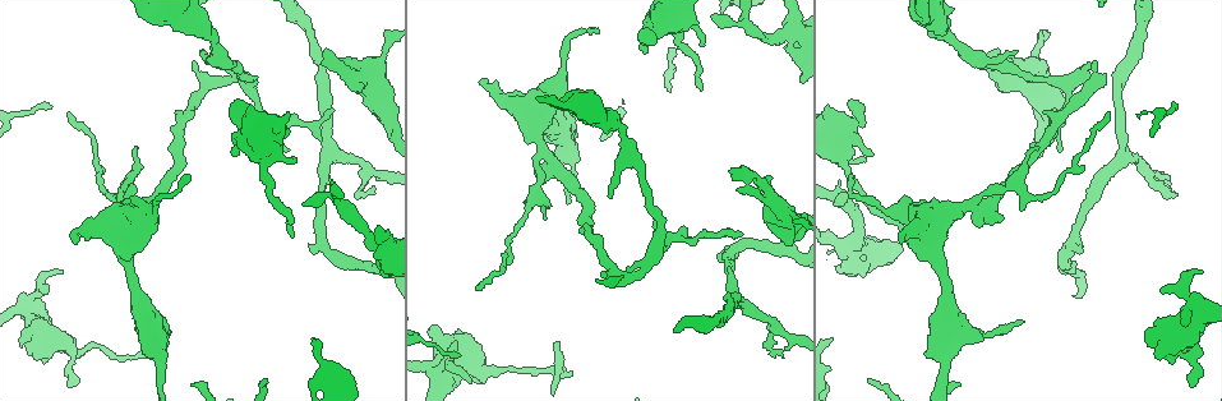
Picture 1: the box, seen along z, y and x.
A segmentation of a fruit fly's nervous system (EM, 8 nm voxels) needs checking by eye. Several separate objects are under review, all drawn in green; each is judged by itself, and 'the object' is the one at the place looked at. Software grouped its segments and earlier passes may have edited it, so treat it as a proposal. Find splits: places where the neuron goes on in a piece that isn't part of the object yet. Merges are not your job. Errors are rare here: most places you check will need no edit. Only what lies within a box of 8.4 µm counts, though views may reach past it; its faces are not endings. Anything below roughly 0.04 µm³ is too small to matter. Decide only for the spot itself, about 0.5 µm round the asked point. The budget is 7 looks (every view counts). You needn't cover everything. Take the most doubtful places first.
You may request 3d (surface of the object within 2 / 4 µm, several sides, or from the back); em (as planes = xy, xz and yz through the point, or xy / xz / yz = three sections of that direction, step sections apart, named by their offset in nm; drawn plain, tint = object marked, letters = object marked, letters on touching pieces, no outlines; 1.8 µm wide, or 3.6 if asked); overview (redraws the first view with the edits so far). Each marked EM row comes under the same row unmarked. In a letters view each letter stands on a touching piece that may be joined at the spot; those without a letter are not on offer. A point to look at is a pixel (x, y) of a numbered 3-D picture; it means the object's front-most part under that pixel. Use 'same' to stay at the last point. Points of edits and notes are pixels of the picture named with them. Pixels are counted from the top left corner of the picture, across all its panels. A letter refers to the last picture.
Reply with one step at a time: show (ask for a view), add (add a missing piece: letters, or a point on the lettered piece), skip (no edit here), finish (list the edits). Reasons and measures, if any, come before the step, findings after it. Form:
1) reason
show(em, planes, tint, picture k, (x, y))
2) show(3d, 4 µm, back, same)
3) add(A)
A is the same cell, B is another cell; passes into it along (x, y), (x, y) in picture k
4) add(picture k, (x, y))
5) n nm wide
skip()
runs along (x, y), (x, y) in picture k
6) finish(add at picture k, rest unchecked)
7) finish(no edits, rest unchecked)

branch stops here
show(3d, 4 µm, picture 1, (997, 79))

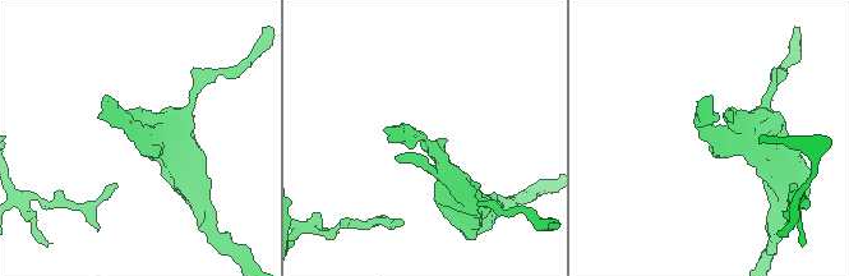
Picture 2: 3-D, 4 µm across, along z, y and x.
need the tissue
show(em, xy, step 4, letters, picture 2, (422, 139))

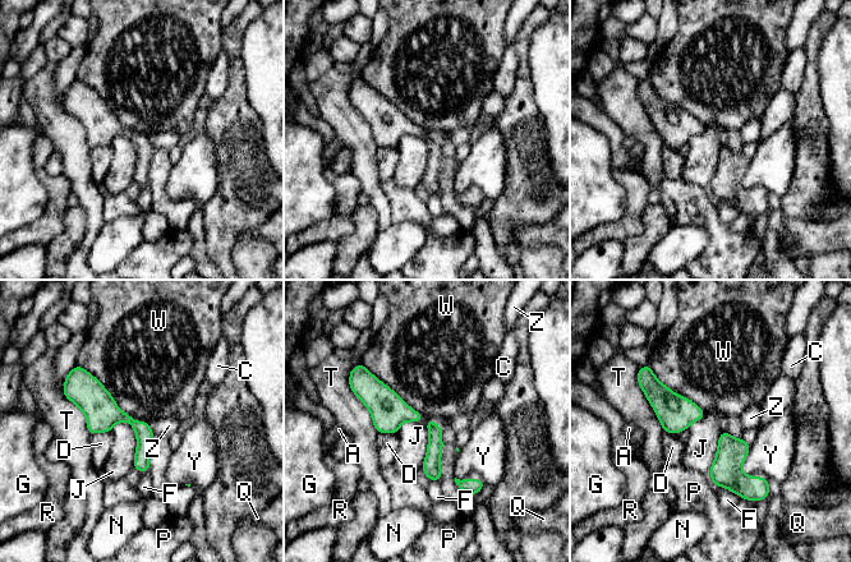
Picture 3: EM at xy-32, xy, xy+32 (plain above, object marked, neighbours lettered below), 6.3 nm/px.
show(em, planes, letters, same)

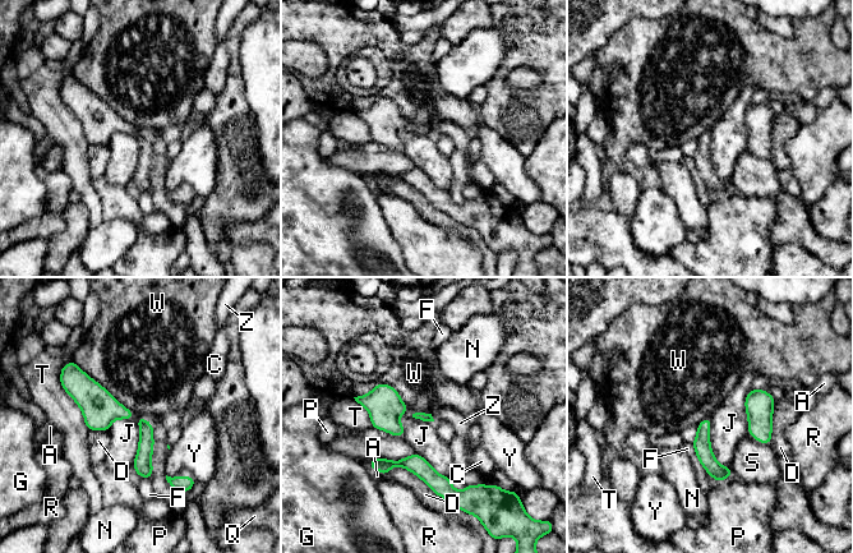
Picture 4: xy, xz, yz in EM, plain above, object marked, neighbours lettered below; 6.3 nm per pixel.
skip()
A, C, D, F, G, J, N, P, Q, R, S, T, W, Y and Z are other cells; no lettered piece goes on from it

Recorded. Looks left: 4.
branch stops here
show(em, planes, letters, picture 1, (237, 101))

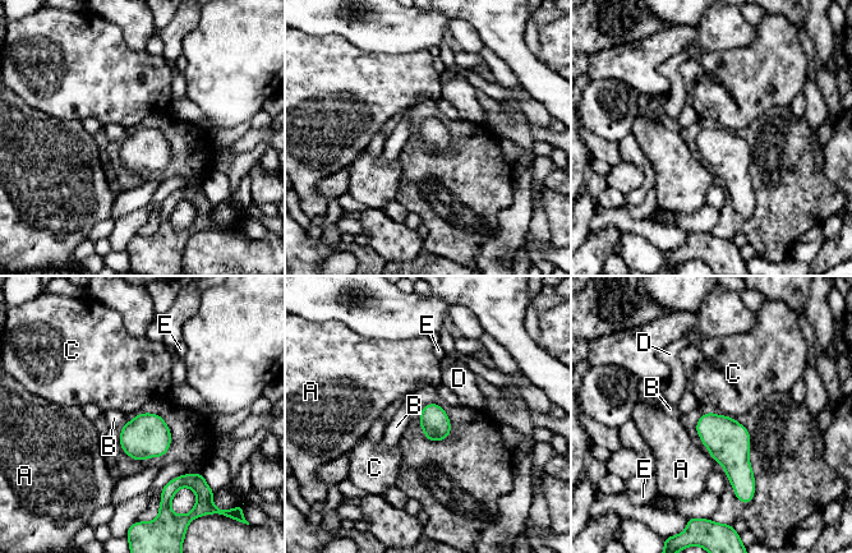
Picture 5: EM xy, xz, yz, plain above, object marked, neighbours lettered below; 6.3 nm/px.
skip()
A, B, C, D and E are other cells; border along (724, 414), (732, 418) in picture 5; none of them fits

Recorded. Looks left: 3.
show(em, xz, step 16, letters, picture 1, (381, 247))

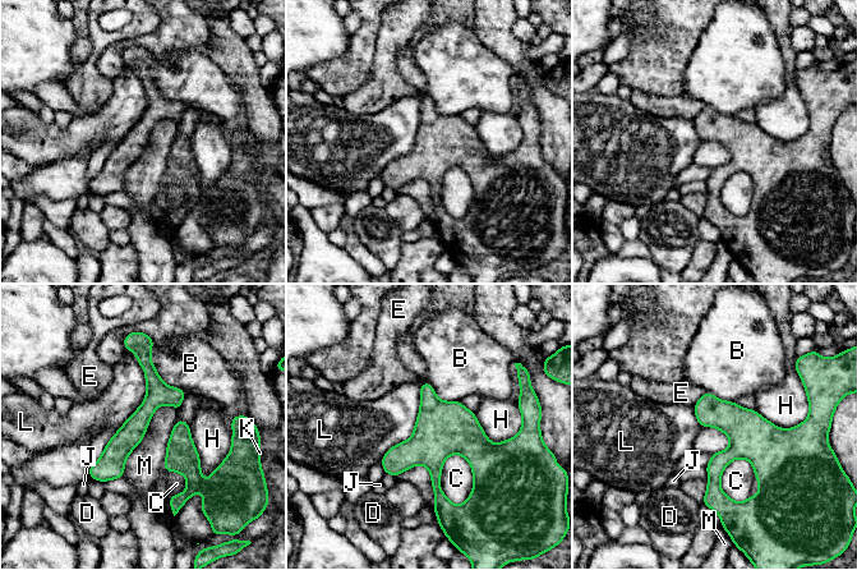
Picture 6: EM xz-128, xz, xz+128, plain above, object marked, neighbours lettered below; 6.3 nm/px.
another direction
show(em, planes, letters, same)

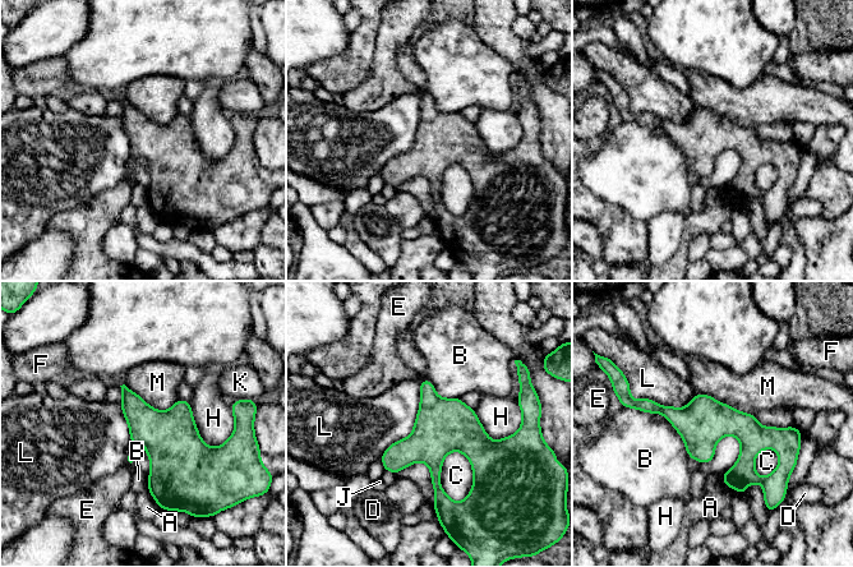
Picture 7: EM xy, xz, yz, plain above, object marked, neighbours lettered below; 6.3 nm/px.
skip()
A, B, C, D, E, F, H, J, K, L and M are other cells; runs along (641, 405), (752, 436), (792, 430) in picture 7; no lettered piece goes on from it

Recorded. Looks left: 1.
finish(no edits, rest unchecked)

